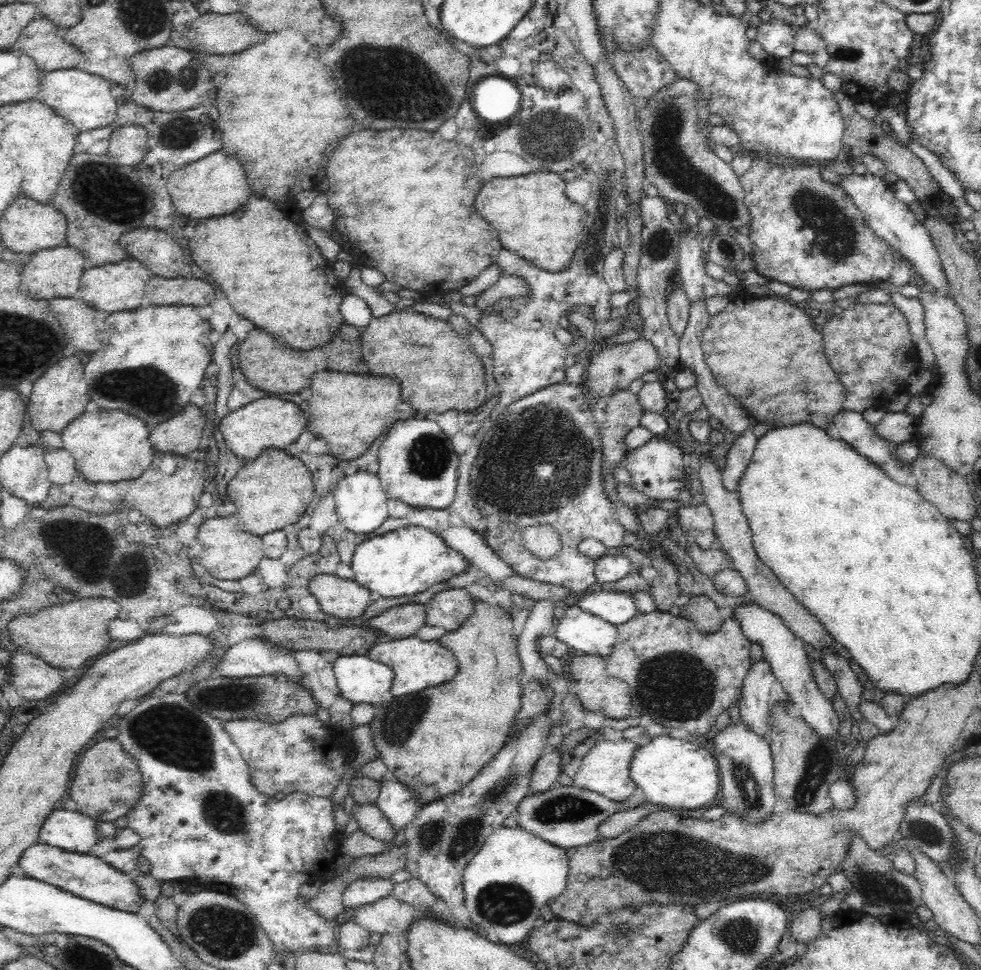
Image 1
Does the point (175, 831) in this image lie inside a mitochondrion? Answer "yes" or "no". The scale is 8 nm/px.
no

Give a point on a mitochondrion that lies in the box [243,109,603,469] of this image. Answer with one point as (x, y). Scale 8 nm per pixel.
(540, 158)

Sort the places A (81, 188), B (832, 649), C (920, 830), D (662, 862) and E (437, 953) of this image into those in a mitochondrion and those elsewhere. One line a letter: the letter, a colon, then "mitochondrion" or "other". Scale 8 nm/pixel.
A: mitochondrion
B: other
C: mitochondrion
D: mitochondrion
E: other

